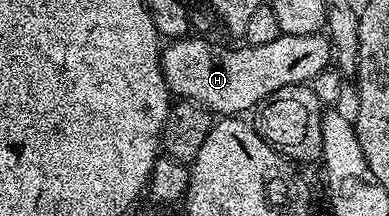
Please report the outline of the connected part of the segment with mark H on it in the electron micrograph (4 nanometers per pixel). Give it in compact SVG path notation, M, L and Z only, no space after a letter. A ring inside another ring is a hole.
M281 33L277 41L269 41L269 45L257 45L256 47L240 45L236 51L231 47L222 47L219 43L210 43L207 40L210 38L207 37L191 38L172 39L162 48L159 60L163 66L163 76L167 82L168 92L180 100L197 103L219 117L242 116L245 113L242 111L247 111L250 107L251 110L258 108L263 100L277 93L277 89L285 89L289 85L298 83L310 84L311 79L317 77L317 73L321 73L333 63L332 42L323 33L313 35Z

